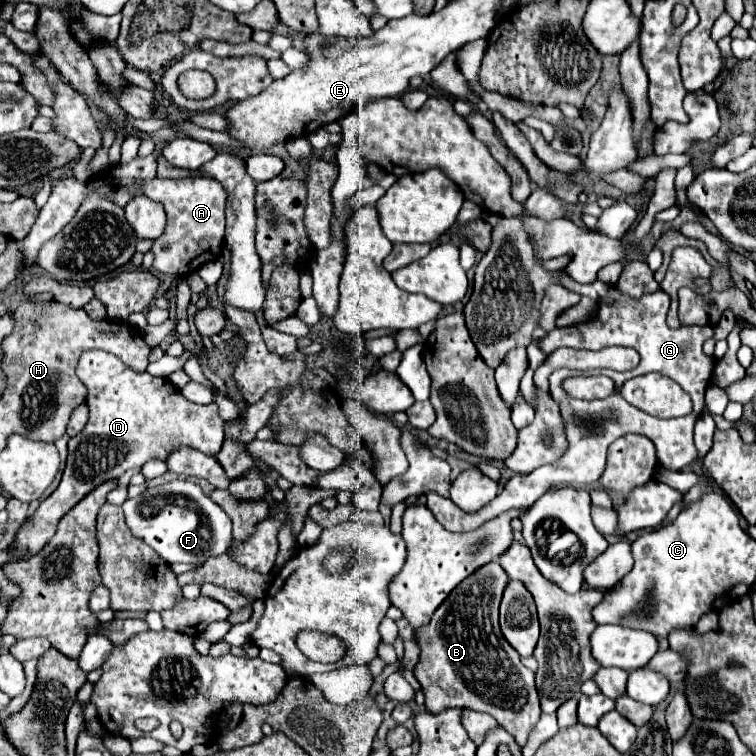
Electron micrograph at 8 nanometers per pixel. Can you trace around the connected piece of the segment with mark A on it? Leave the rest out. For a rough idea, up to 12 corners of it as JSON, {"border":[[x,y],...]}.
{"border":[[211,176],[151,178],[129,190],[161,202],[153,268],[189,276],[215,260],[225,190]]}

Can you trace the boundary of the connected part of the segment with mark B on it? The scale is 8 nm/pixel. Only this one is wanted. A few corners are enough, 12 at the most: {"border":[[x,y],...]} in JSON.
{"border":[[507,574],[465,578],[415,630],[433,714],[489,712],[521,748],[535,674],[499,630]]}

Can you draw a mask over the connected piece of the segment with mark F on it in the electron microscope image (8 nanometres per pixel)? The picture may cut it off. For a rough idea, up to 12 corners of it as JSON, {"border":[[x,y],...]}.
{"border":[[191,480],[125,500],[167,564],[225,554],[231,518]]}

